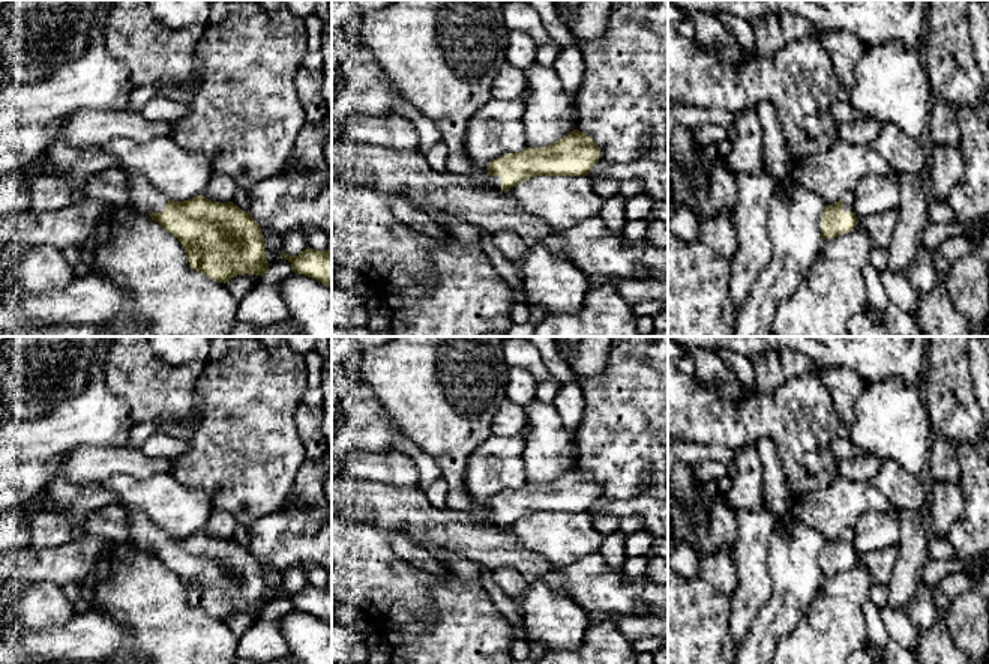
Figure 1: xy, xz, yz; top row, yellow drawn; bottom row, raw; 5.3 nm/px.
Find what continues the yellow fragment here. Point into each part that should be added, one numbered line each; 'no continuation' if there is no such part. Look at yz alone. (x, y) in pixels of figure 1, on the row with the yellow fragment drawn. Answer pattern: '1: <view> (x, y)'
1: yz (848, 200)

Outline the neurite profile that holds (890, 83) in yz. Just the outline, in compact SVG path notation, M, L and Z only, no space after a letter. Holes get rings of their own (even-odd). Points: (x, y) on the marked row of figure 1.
M897 41L864 48L848 93L855 110L894 123L915 140L929 125L935 102L921 48L906 48Z

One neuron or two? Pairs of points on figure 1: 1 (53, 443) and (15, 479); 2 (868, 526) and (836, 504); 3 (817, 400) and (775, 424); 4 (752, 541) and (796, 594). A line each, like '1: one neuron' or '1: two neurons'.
1: one neuron
2: two neurons
3: one neuron
4: two neurons

